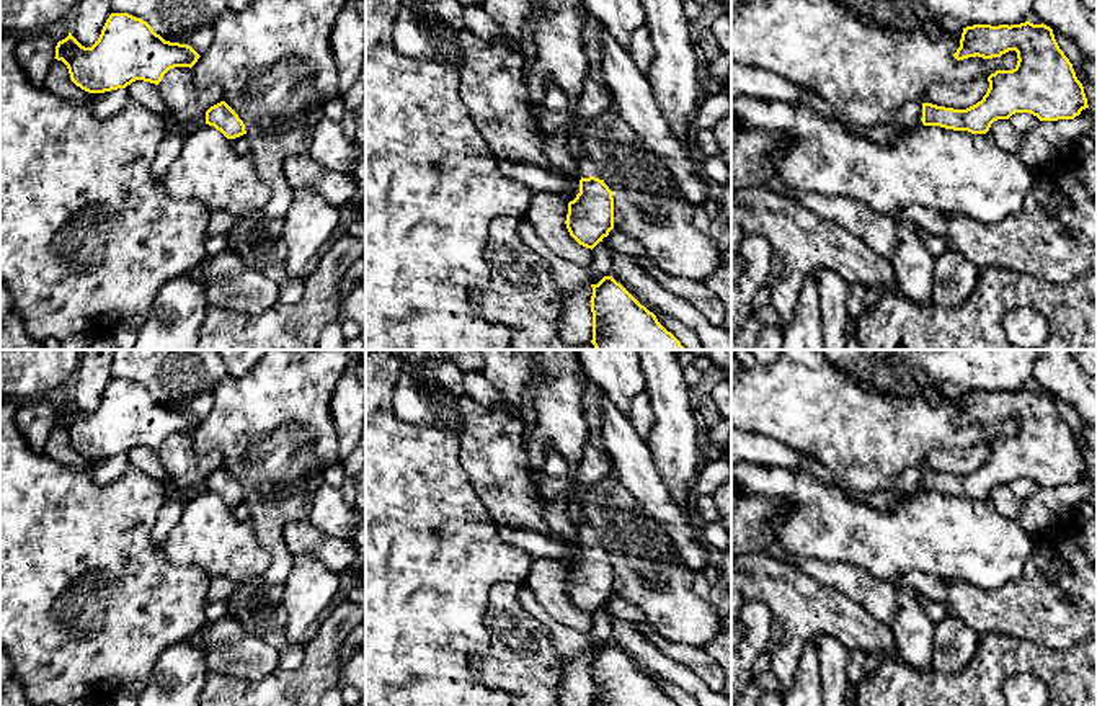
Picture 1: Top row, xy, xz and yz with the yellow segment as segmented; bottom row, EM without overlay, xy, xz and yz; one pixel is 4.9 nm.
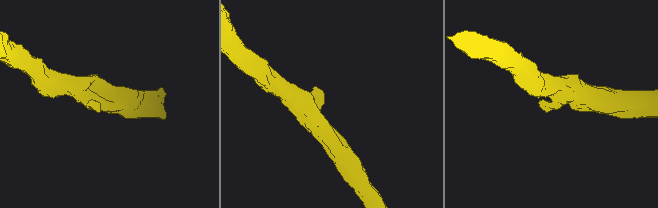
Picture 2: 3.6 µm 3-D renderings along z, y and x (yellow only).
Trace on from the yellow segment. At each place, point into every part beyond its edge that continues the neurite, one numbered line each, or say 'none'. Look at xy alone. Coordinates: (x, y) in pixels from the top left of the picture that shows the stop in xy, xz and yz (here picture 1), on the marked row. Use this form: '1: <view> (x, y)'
1: xy (240, 144)

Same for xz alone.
1: xz (586, 167)

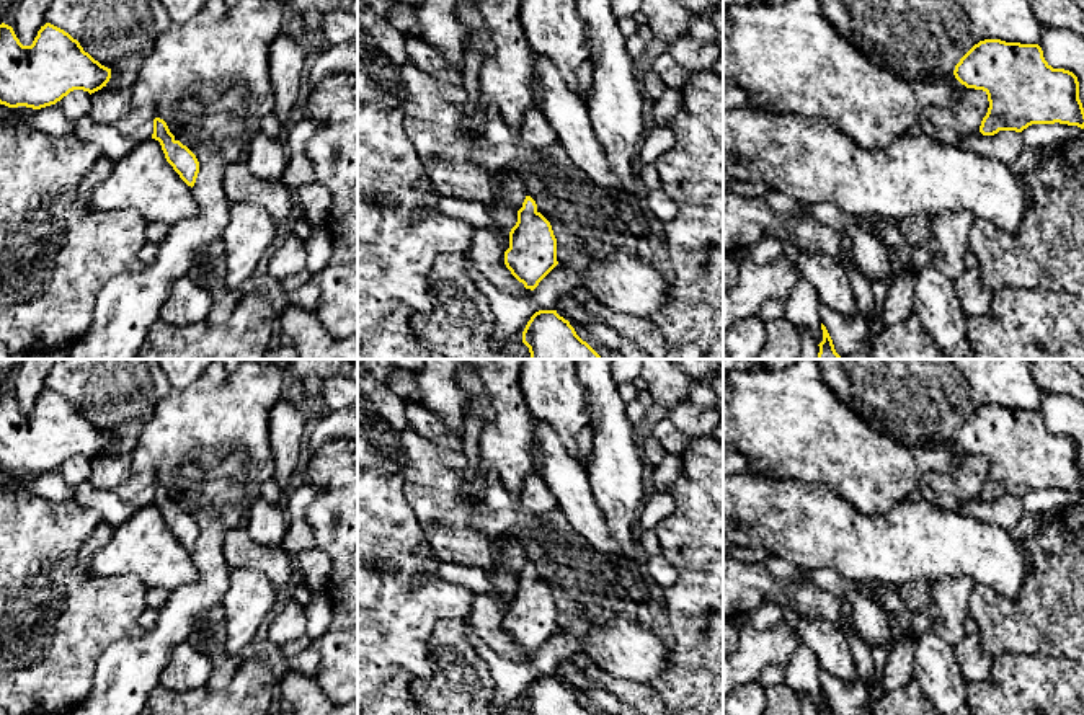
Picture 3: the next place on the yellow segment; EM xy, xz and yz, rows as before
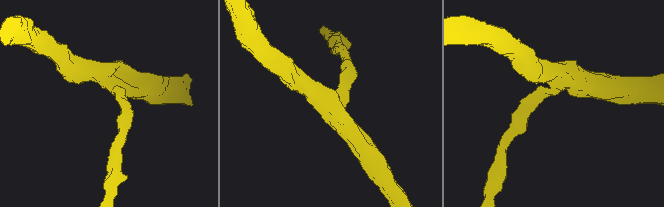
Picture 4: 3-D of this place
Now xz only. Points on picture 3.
none

